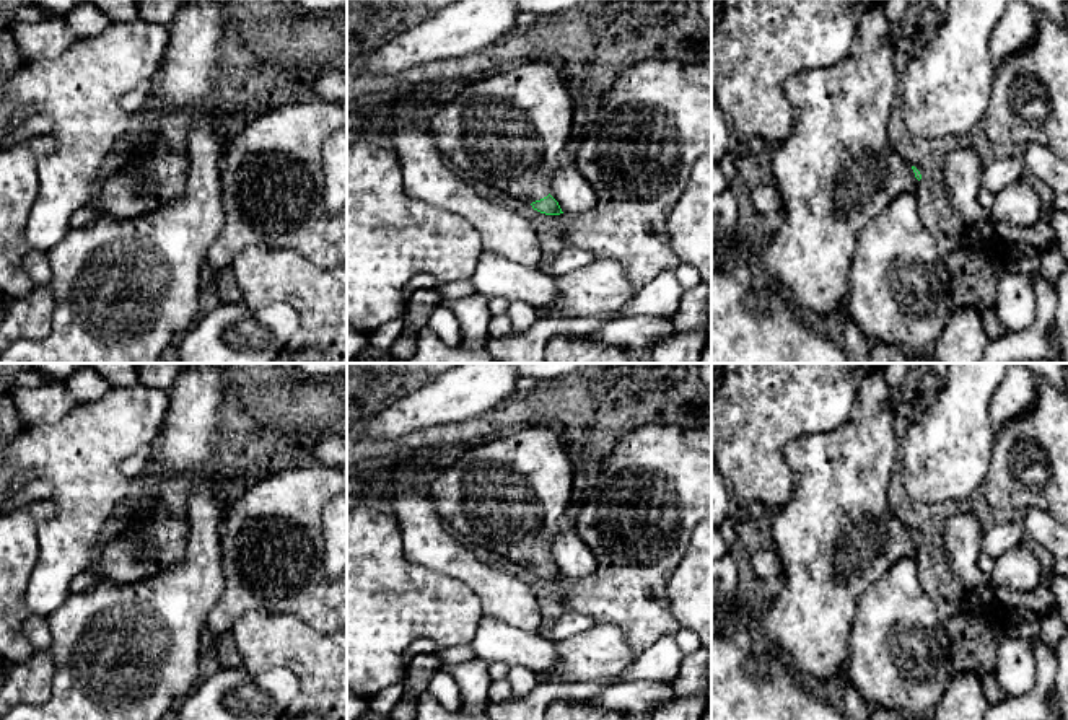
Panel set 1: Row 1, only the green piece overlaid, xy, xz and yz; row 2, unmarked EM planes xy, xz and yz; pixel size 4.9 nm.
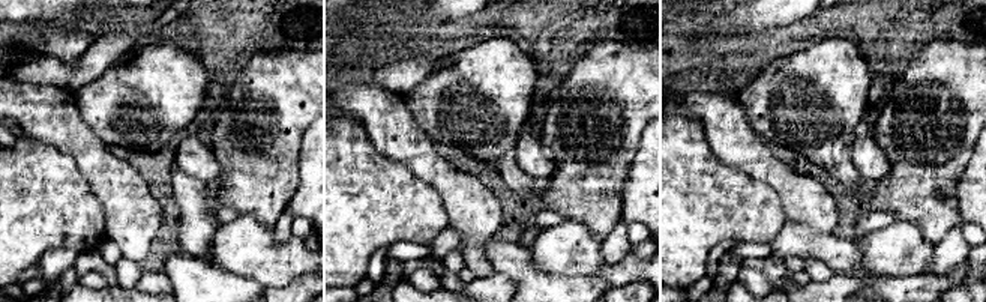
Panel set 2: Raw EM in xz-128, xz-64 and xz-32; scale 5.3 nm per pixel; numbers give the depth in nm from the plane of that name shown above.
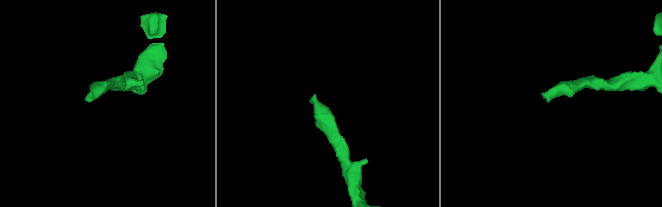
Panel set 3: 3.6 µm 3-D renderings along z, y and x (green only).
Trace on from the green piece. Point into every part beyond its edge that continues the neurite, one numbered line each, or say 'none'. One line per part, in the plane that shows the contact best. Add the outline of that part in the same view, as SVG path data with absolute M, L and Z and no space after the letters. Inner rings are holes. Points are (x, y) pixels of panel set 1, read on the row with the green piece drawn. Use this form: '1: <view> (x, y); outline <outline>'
1: xz (508, 131); outline M523 62L513 70L469 83L438 106L430 116L430 134L461 174L532 204L550 194L552 176L573 137L573 112L575 103L558 68L549 62Z

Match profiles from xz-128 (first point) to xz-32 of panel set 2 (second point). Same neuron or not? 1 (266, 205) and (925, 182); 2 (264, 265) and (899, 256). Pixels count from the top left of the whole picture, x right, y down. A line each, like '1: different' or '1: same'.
1: same
2: same

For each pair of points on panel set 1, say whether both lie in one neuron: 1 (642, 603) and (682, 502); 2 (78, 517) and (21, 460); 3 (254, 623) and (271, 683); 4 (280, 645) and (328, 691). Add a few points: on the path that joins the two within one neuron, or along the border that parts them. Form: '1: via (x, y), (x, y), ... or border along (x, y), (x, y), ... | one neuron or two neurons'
1: via (642, 579), (643, 541), (658, 526) | one neuron
2: via (78, 497), (41, 460) | one neuron
3: border along (241, 667), (253, 673), (287, 667), (302, 686) | two neurons
4: via (292, 654), (318, 680) | one neuron

